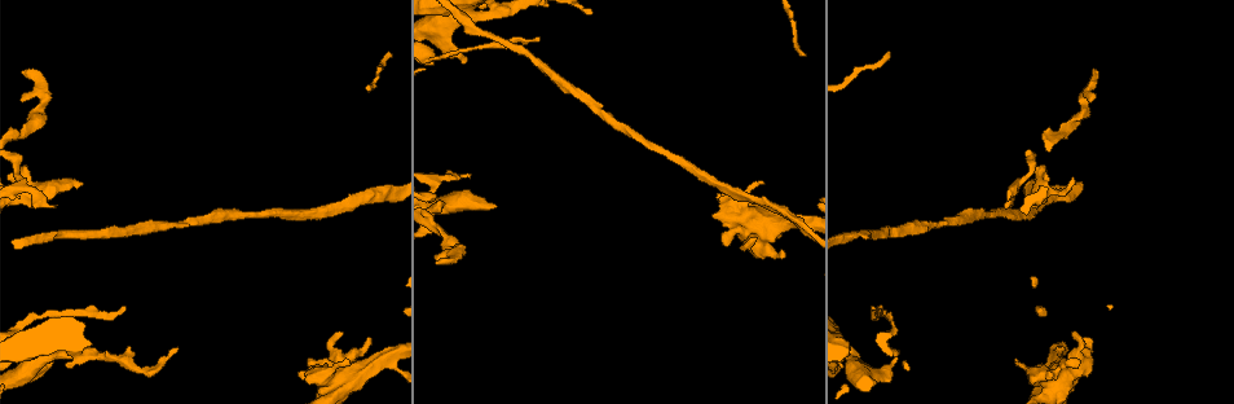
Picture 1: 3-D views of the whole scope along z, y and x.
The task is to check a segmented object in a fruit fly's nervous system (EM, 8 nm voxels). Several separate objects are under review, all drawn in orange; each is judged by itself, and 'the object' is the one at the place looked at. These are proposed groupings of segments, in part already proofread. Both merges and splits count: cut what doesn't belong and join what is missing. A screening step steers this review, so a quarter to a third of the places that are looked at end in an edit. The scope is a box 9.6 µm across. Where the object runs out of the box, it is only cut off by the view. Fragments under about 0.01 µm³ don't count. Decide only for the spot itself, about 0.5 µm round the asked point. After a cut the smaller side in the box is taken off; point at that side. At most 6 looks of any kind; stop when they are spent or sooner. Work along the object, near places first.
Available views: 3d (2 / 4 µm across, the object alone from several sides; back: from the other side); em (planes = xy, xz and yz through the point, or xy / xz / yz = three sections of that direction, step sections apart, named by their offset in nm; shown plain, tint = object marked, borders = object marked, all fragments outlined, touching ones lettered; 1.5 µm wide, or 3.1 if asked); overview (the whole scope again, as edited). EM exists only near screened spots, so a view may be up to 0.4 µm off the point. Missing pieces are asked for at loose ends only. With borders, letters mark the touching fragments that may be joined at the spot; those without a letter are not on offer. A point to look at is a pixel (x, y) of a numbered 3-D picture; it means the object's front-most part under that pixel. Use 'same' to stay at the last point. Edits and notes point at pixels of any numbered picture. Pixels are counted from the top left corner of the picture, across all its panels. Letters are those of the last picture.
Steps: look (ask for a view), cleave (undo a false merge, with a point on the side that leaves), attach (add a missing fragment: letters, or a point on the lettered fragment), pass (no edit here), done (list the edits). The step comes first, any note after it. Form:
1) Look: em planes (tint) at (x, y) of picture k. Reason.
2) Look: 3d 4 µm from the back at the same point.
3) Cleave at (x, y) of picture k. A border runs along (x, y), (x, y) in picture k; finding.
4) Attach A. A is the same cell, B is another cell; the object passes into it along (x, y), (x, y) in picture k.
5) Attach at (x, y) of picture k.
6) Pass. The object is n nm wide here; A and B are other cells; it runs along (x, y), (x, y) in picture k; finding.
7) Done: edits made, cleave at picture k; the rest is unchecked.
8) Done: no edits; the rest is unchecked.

Look: 3d 2 µm from the back at (123, 308) of picture 1. Thin end.

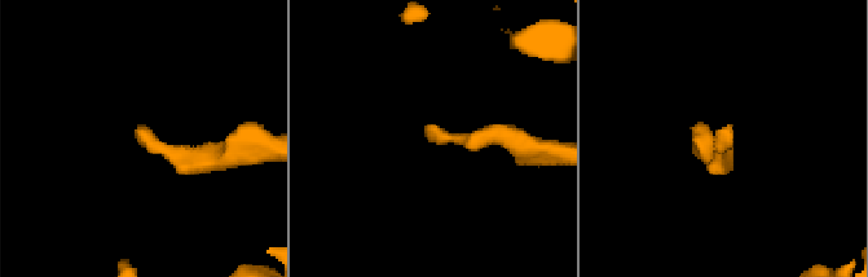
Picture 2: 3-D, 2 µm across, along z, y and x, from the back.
Look: em planes (borders) at (429, 125) of picture 2. Need the tissue.

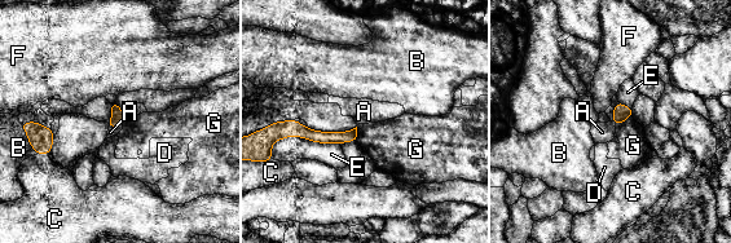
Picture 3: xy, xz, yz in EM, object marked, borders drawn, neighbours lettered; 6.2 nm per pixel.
Pass. The longest contact is with E, 400 nm; A, B, C, D, E, F and G are other cells; it runs along (289, 132), (353, 137) in picture 3; none of them fits.

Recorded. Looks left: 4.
Look: em xy step 4 (borders) at (82, 182) of picture 1. An open end.

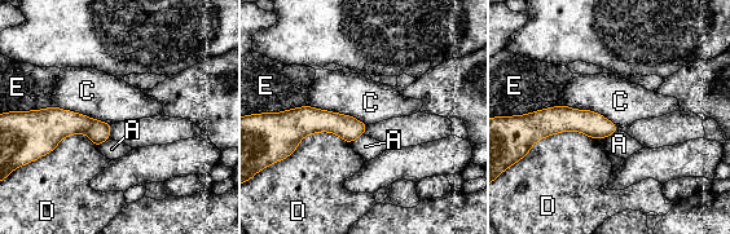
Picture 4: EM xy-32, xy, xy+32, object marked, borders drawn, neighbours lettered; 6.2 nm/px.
Pass. The object is 140 nm wide here; the longest contact is with D, 420 nm; A, C, D and E are other cells; none of them fits.

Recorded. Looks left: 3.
Look: 3d 2 µm from the back at (763, 181) of picture 1. Branch stops here.

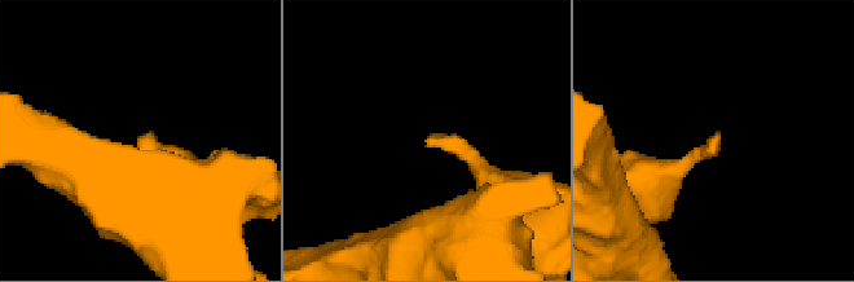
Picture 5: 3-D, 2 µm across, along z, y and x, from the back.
Look: em xy step 8 (tint) at (140, 138) of picture 5. Now the EM.

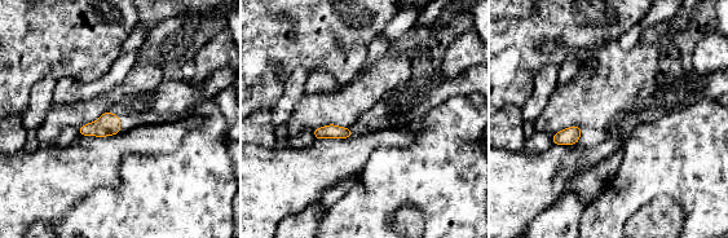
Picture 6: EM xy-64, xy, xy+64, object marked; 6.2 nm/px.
Look: em planes (borders) at the same point.

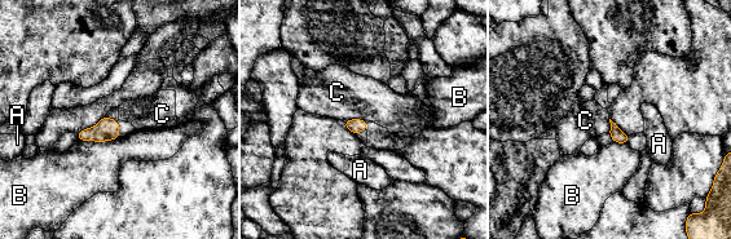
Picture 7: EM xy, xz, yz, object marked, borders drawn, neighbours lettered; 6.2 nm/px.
Pass. A, B and C are other cells; a border runs along (343, 120), (362, 119), (366, 123) in picture 7; none of them fits.

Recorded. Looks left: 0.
Done: no edits; the rest is unchecked.

